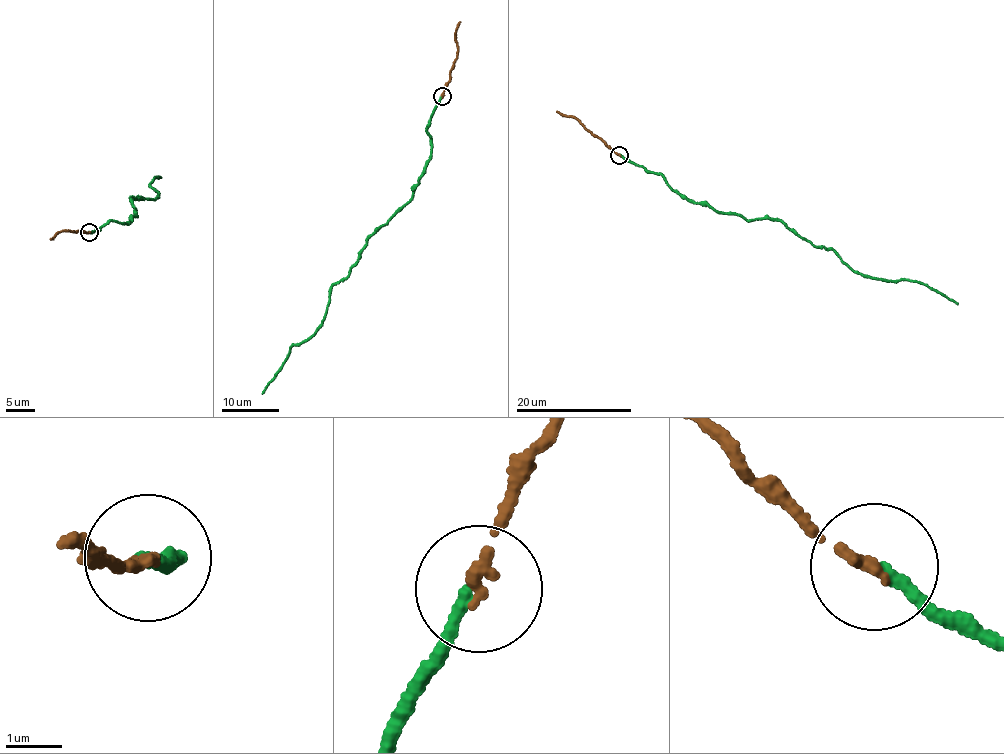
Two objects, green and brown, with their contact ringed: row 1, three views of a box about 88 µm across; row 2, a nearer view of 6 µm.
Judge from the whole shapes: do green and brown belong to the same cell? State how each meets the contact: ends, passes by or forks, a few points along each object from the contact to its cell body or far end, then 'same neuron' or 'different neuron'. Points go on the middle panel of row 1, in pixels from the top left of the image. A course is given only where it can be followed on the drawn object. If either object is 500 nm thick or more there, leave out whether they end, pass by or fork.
green ends there; brown ends there; green runs (441, 96), (412, 199), (368, 239), (332, 286), (319, 328), (291, 348), (262, 393); brown runs (442, 96), (457, 47), (455, 32), (461, 21); same neuron

